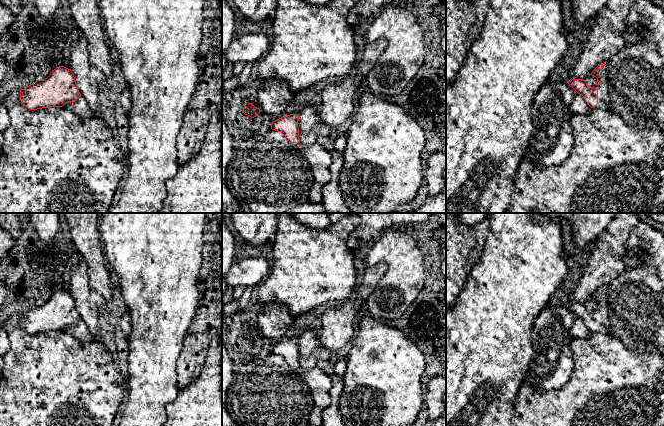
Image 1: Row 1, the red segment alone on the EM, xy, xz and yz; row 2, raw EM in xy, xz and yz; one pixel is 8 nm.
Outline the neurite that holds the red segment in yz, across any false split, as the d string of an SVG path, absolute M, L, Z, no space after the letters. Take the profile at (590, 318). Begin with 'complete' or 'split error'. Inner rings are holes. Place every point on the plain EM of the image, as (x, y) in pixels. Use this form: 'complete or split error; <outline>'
split error; M605 287L599 288L591 297L597 302L593 311L587 309L583 303L572 303L568 306L578 318L582 319L591 332L610 335L609 328L609 302Z

